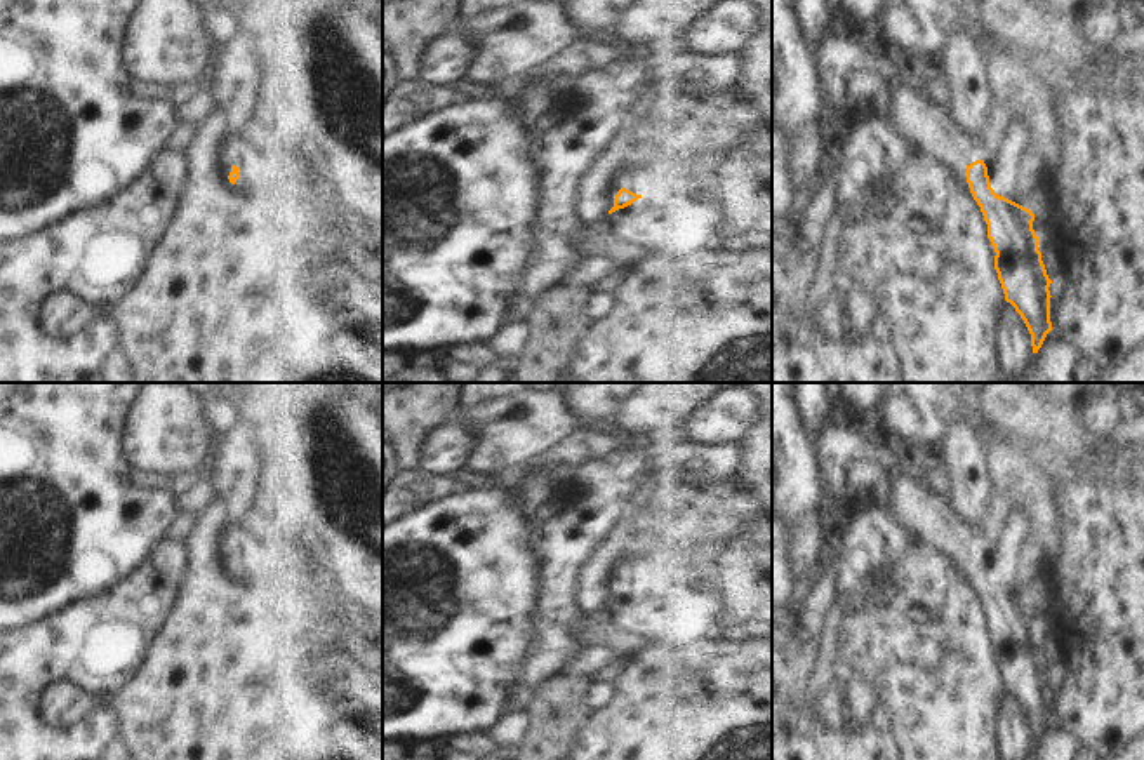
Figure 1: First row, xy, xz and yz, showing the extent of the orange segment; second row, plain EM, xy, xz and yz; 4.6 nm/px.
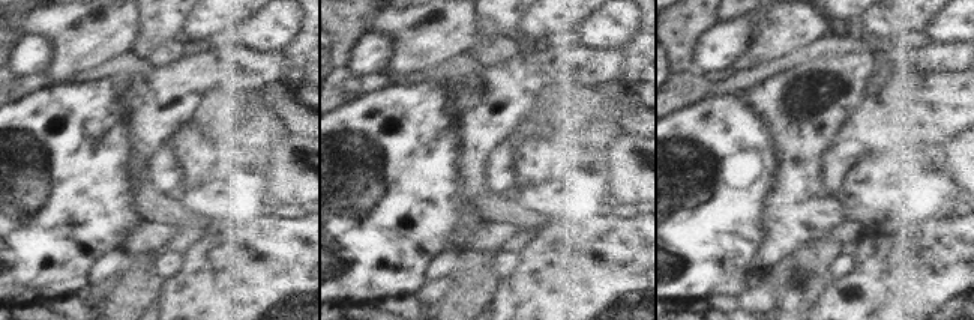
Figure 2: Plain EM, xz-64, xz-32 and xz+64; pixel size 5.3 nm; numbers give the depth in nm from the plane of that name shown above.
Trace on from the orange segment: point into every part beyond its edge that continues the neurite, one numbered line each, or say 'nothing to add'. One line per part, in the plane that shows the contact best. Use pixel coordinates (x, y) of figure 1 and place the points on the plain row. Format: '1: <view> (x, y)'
1: xz (626, 567)

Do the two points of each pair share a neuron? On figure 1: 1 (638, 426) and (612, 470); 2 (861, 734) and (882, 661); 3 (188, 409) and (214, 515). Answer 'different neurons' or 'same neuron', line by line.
1: different neurons
2: different neurons
3: different neurons

